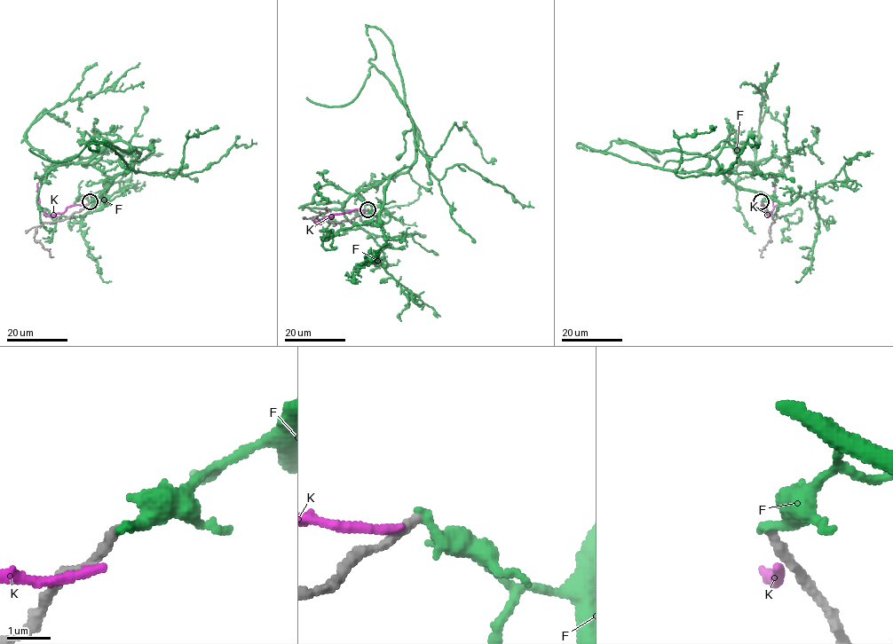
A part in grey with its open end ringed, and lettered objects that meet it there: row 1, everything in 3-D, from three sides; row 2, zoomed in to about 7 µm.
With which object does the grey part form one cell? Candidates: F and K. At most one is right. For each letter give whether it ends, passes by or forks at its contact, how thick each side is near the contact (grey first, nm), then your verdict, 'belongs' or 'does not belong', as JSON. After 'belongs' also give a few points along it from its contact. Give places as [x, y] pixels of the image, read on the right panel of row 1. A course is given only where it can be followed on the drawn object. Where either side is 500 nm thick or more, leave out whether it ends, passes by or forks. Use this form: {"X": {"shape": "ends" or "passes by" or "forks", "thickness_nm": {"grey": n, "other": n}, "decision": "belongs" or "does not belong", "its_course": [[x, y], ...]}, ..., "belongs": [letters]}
{"F": {"shape": "ends", "thickness_nm": {"grey": 240, "other": 240}, "decision": "does not belong"}, "K": {"shape": "ends", "thickness_nm": {"grey": 300, "other": 240}, "decision": "does not belong"}, "belongs": []}

